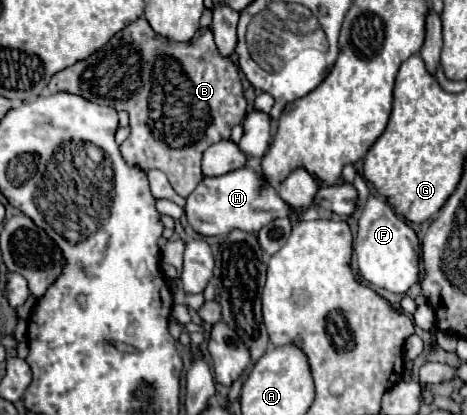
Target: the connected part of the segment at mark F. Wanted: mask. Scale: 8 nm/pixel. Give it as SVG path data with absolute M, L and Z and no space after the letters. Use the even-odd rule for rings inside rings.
M370 196L358 218L358 234L354 238L354 254L360 276L372 286L392 294L404 296L406 290L418 280L420 244L416 232L402 222L394 210L378 196Z

